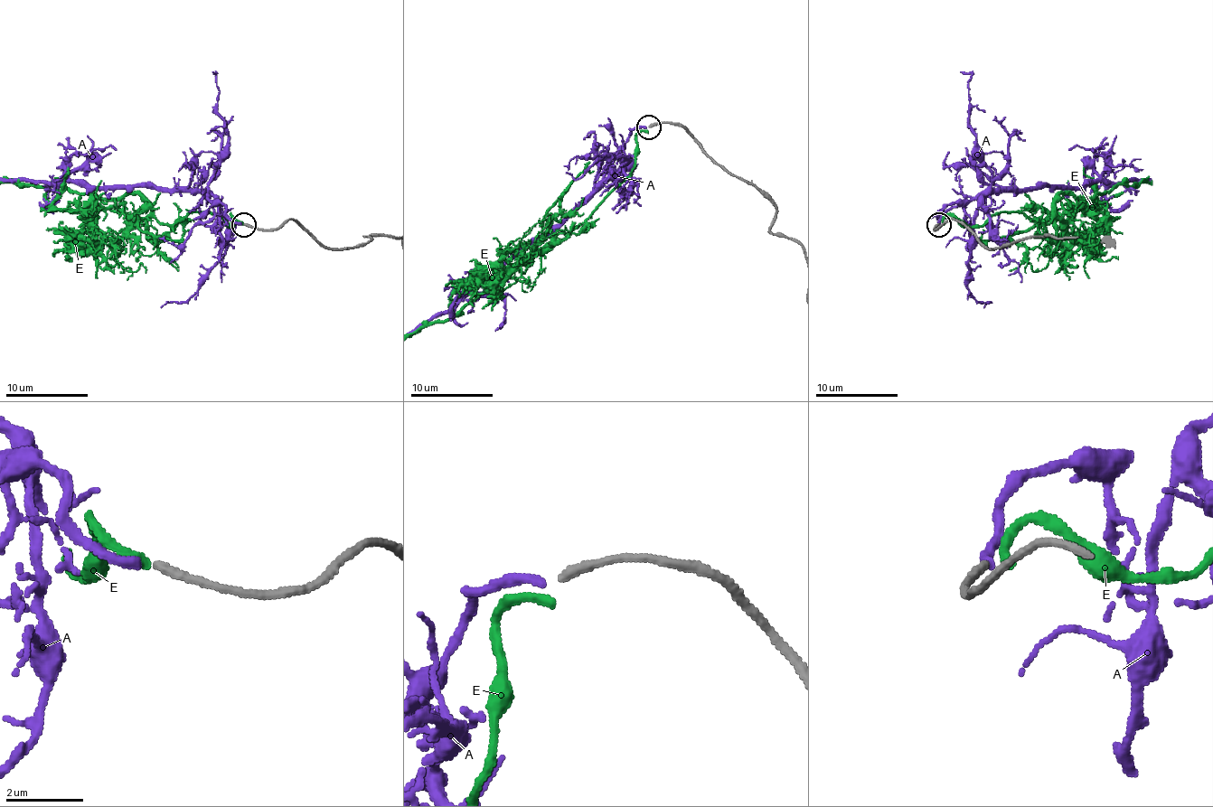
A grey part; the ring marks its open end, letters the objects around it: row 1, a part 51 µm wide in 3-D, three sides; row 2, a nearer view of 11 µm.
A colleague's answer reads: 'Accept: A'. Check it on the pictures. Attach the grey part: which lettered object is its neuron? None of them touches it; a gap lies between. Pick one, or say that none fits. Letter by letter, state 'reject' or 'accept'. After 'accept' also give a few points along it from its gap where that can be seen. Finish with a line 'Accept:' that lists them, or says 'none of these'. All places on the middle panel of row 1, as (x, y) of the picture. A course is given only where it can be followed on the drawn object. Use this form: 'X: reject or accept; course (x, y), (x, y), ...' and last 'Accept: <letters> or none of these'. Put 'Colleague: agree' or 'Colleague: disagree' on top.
Colleague: disagree
A: reject
E: reject
Accept: none of these

